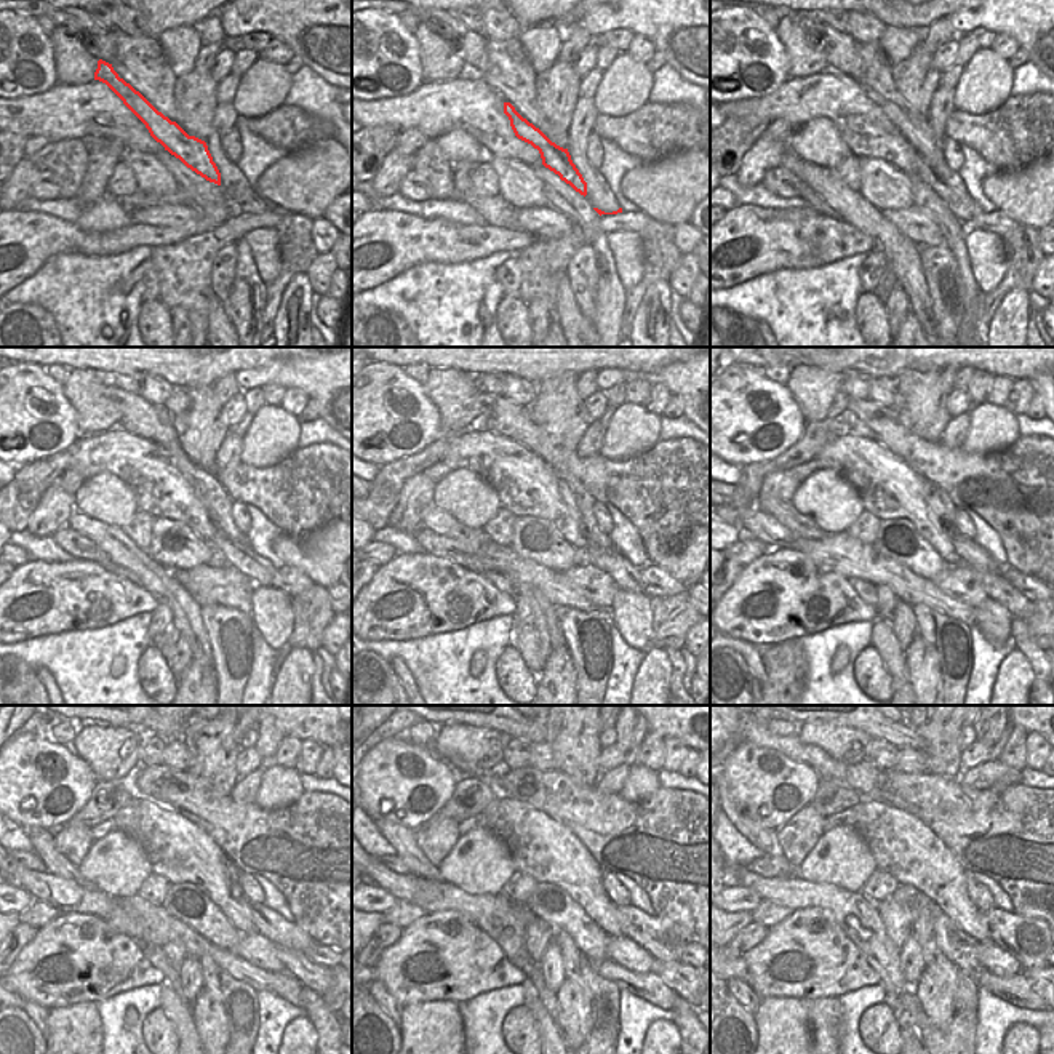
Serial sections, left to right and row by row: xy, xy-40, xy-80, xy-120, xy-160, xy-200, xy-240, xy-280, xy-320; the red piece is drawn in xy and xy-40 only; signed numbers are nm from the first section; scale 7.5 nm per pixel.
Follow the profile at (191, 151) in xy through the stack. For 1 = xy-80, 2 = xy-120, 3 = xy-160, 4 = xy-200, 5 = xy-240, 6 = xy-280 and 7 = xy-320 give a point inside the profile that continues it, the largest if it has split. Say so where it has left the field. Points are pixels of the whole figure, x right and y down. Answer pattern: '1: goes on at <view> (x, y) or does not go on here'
1: goes on at xy-80 (965, 210)
2: goes on at xy-120 (259, 570)
3: goes on at xy-160 (624, 574)
4: goes on at xy-200 (1019, 606)
5: goes on at xy-240 (319, 978)
6: goes on at xy-280 (675, 974)
7: goes on at xy-320 (1035, 976)

